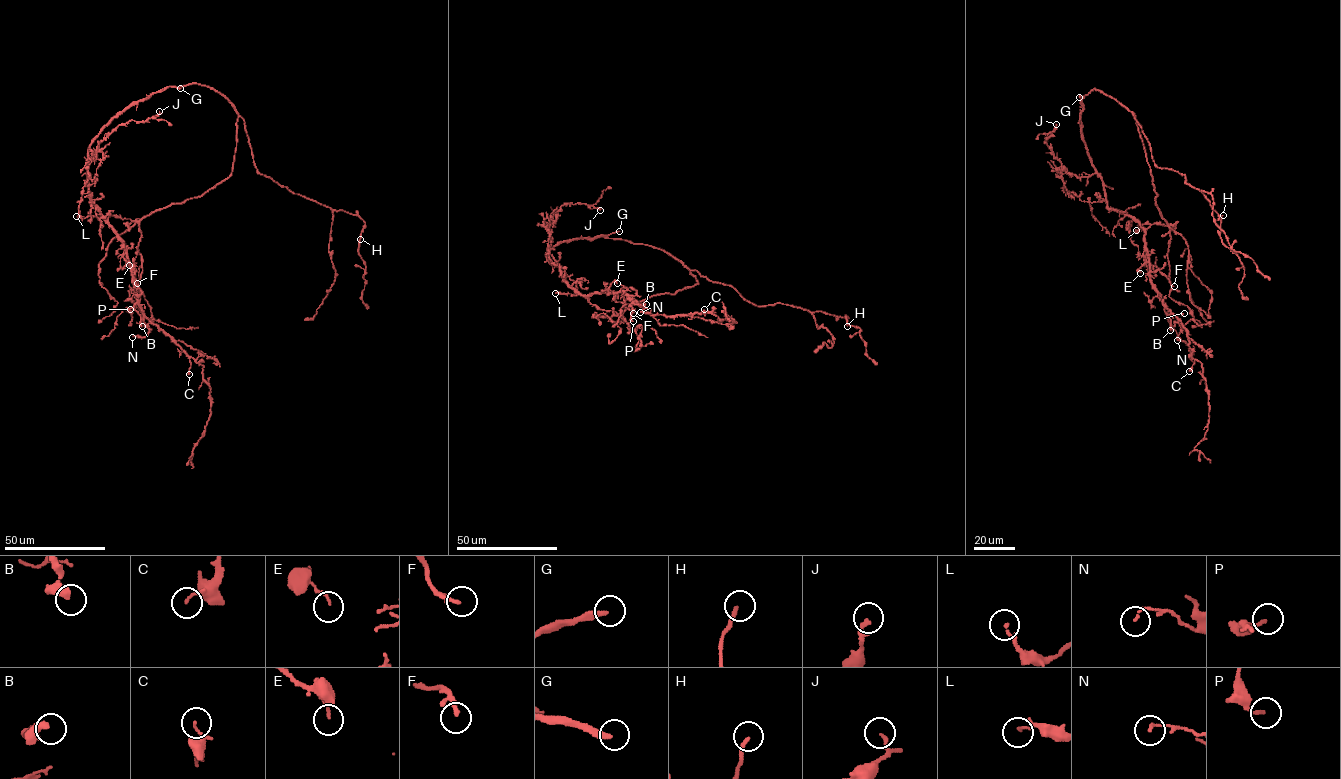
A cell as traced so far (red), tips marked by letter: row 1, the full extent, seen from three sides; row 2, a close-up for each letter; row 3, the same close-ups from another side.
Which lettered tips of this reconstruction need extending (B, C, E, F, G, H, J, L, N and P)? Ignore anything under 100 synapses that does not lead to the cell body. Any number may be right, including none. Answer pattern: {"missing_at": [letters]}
{"missing_at": ["G"]}

